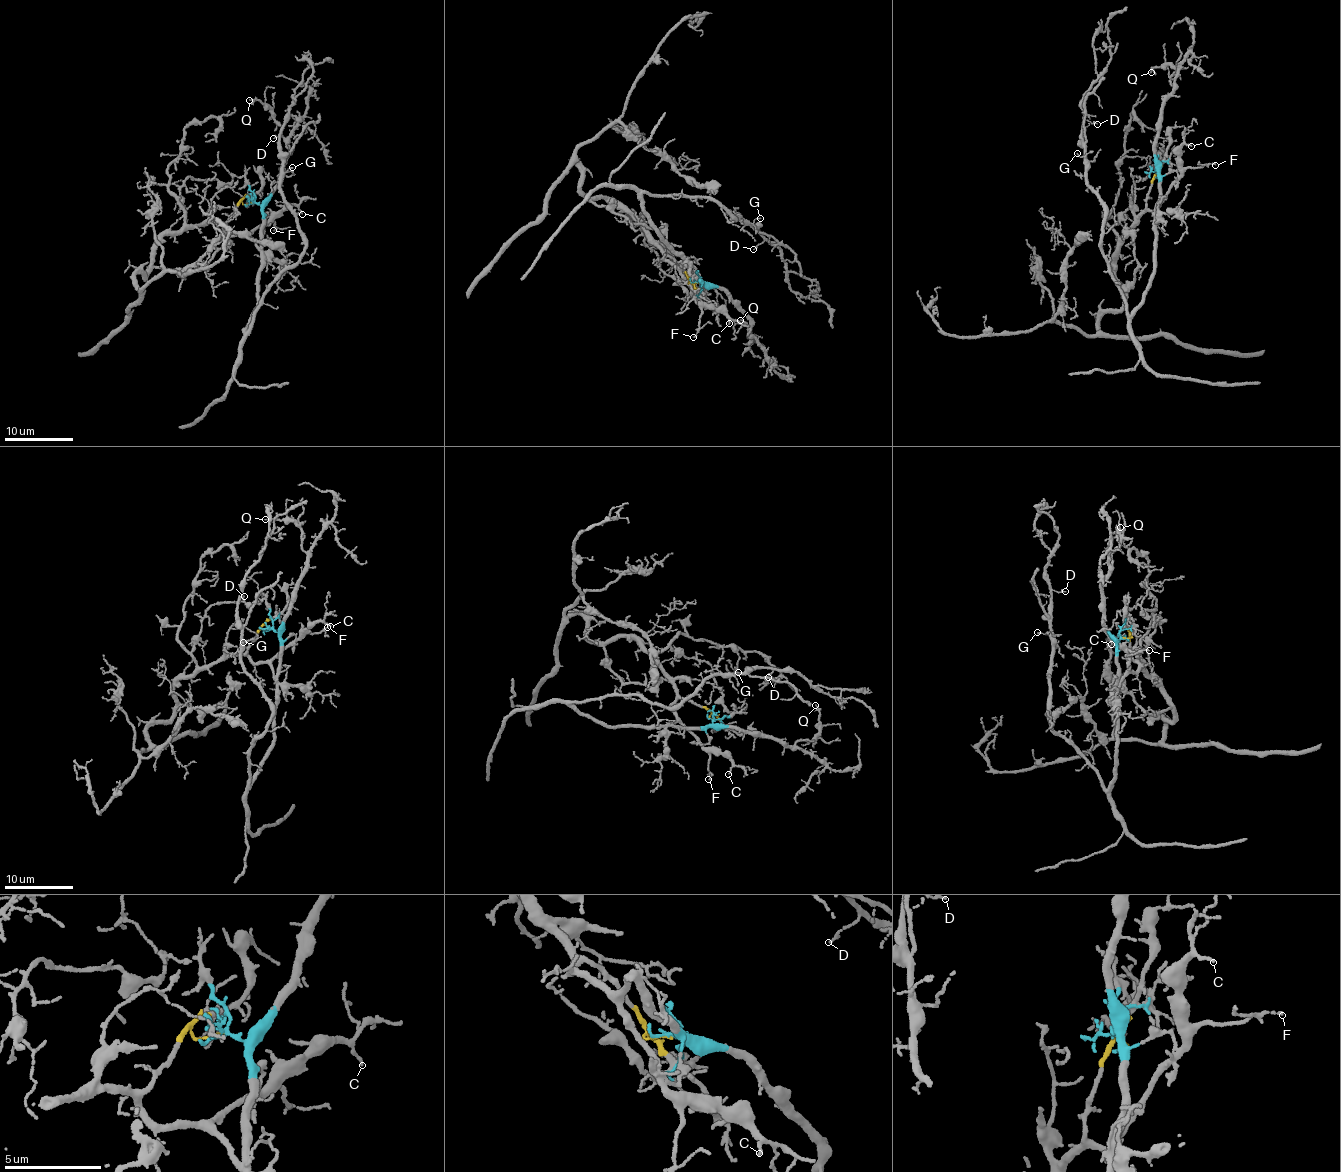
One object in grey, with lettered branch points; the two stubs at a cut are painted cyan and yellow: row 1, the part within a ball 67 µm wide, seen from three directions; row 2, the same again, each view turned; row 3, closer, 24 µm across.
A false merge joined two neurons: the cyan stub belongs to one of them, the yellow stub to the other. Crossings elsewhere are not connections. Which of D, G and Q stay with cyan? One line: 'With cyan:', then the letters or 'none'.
With cyan: D, G, Q

